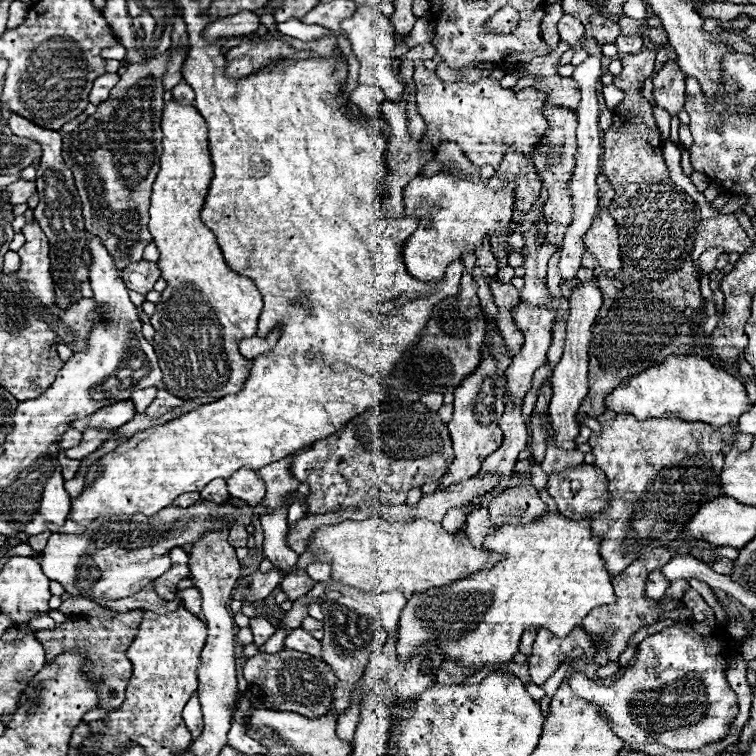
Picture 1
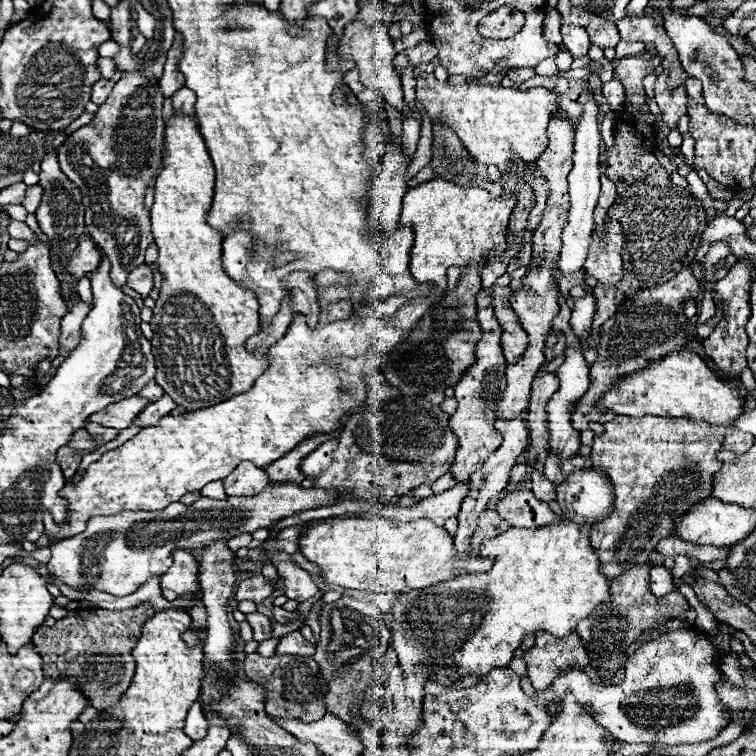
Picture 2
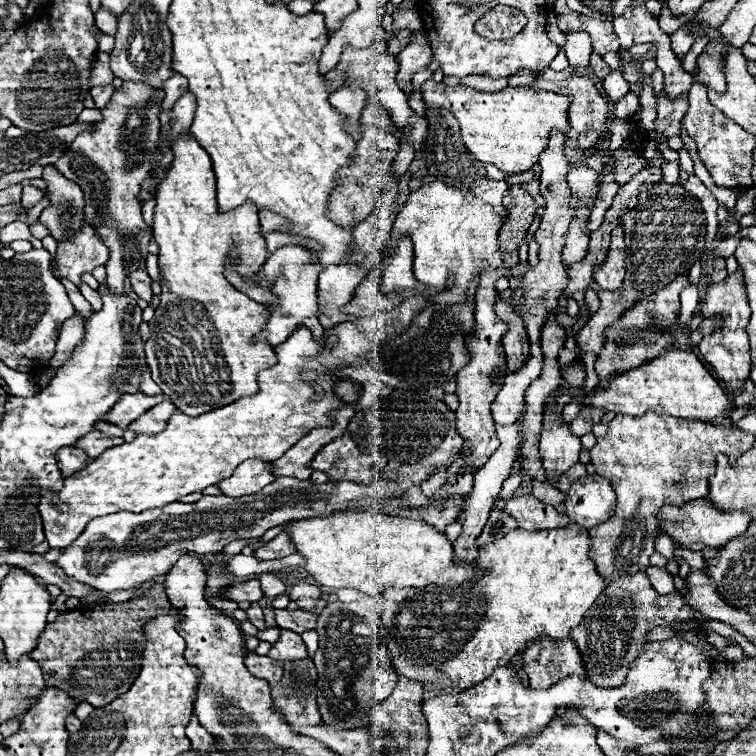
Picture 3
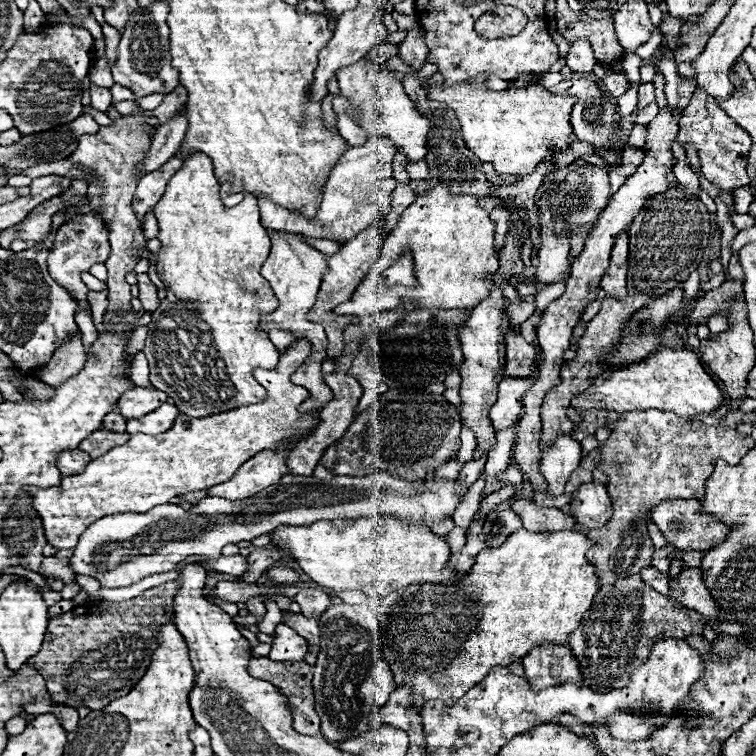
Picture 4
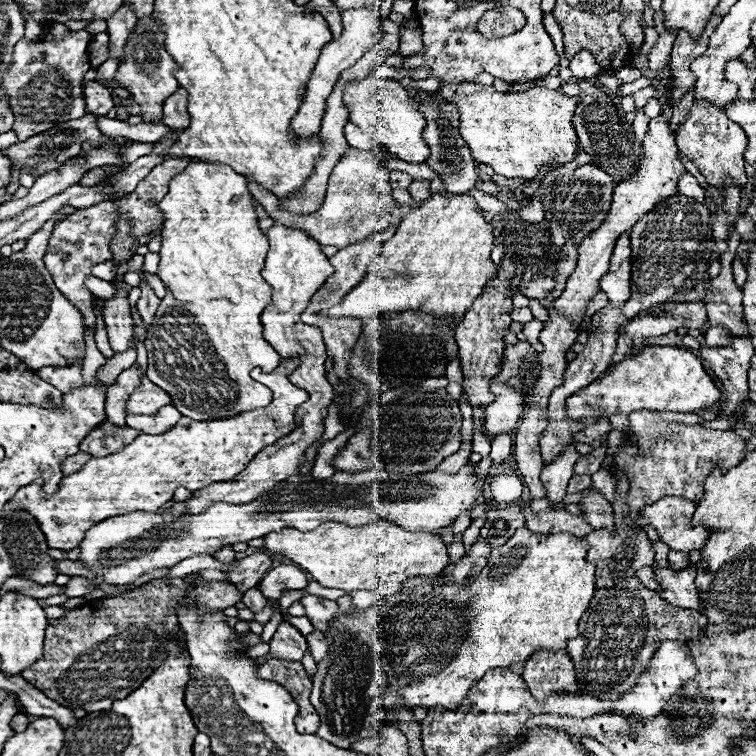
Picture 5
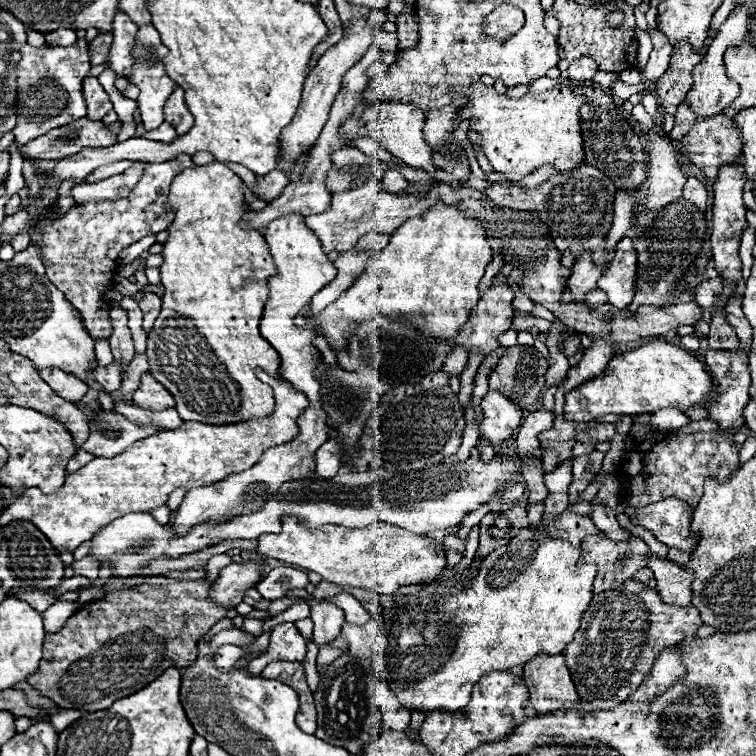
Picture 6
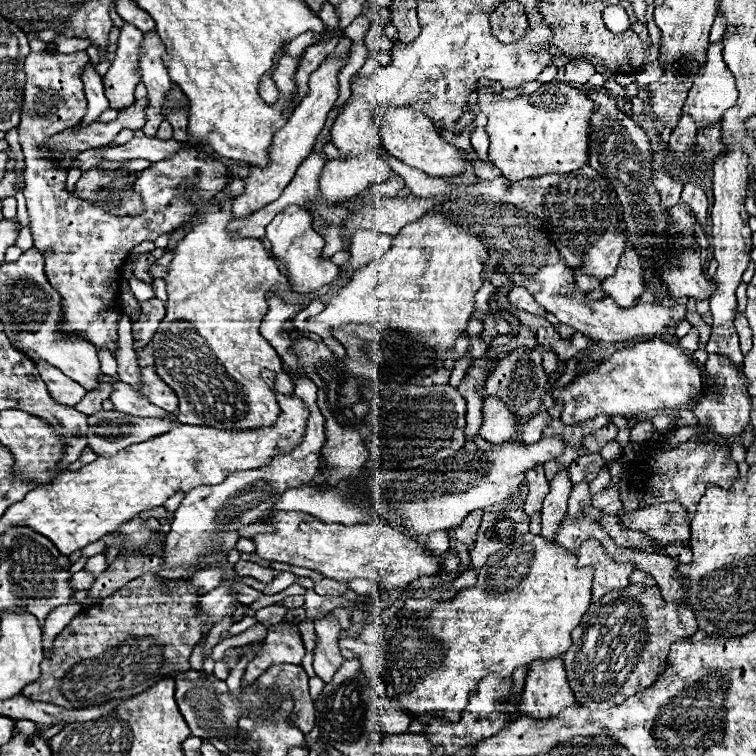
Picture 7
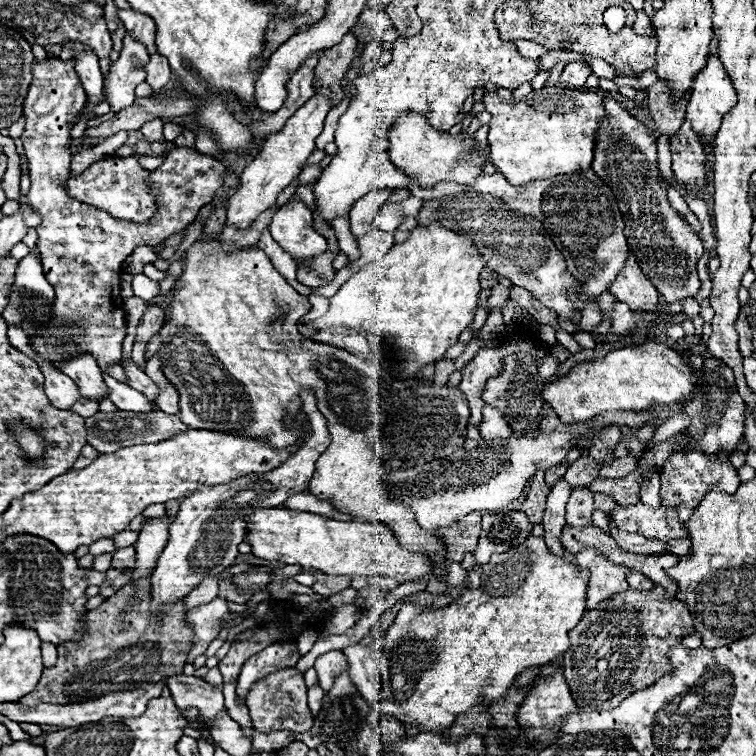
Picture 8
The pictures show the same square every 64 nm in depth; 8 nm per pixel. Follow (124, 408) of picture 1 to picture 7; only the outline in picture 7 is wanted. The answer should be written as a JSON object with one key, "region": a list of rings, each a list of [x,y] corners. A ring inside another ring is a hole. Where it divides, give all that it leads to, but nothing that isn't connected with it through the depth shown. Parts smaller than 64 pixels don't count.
{"region":[[[146,366],[142,368],[142,378],[146,382],[146,386],[140,390],[152,404],[156,404],[158,408],[166,410],[166,412],[176,412],[178,410],[178,396],[174,394],[174,390],[156,374],[154,366]]]}

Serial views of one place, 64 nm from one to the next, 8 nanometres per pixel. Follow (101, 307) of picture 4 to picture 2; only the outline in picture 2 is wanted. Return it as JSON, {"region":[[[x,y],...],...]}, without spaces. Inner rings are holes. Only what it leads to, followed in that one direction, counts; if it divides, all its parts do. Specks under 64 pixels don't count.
{"region":[[[85,276],[79,279],[77,292],[82,301],[93,305],[93,293],[91,288],[91,282]]]}

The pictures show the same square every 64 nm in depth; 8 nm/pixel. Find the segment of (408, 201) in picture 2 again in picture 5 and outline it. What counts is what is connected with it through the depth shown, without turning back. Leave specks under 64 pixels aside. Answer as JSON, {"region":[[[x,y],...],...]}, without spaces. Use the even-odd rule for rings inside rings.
{"region":[[[434,194],[428,198],[420,208],[412,210],[396,234],[384,242],[380,256],[368,266],[360,284],[322,314],[328,318],[366,320],[390,312],[420,310],[434,318],[452,318],[454,324],[458,324],[498,272],[490,260],[490,250],[494,248],[492,228],[474,206],[476,200],[470,196],[446,198]],[[380,272],[394,274],[394,278],[382,276],[382,298]]]}

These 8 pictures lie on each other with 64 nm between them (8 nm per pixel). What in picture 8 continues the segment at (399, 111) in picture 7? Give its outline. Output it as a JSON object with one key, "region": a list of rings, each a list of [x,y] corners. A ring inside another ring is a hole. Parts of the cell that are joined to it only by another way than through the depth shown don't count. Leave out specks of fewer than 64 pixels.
{"region":[[[414,112],[406,114],[390,128],[388,142],[390,142],[390,160],[406,174],[414,176],[414,180],[424,188],[432,188],[438,182],[458,182],[462,186],[472,186],[482,168],[490,164],[488,144],[476,142],[474,136],[466,134],[452,136],[448,132],[434,130],[432,126],[426,124],[424,116]]]}

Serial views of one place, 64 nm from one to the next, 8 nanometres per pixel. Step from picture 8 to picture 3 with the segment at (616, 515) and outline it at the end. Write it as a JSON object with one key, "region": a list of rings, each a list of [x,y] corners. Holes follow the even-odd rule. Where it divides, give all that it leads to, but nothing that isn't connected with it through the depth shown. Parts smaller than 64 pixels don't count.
{"region":[[[706,498],[702,500],[692,500],[686,502],[682,506],[662,506],[660,514],[658,514],[662,532],[666,536],[670,536],[676,544],[688,548],[688,550],[704,550],[704,548],[720,548],[722,544],[730,542],[734,536],[740,536],[748,524],[750,524],[750,516],[746,516],[744,512],[736,512],[736,514],[726,514],[722,510],[716,510],[712,504],[708,504]]]}

